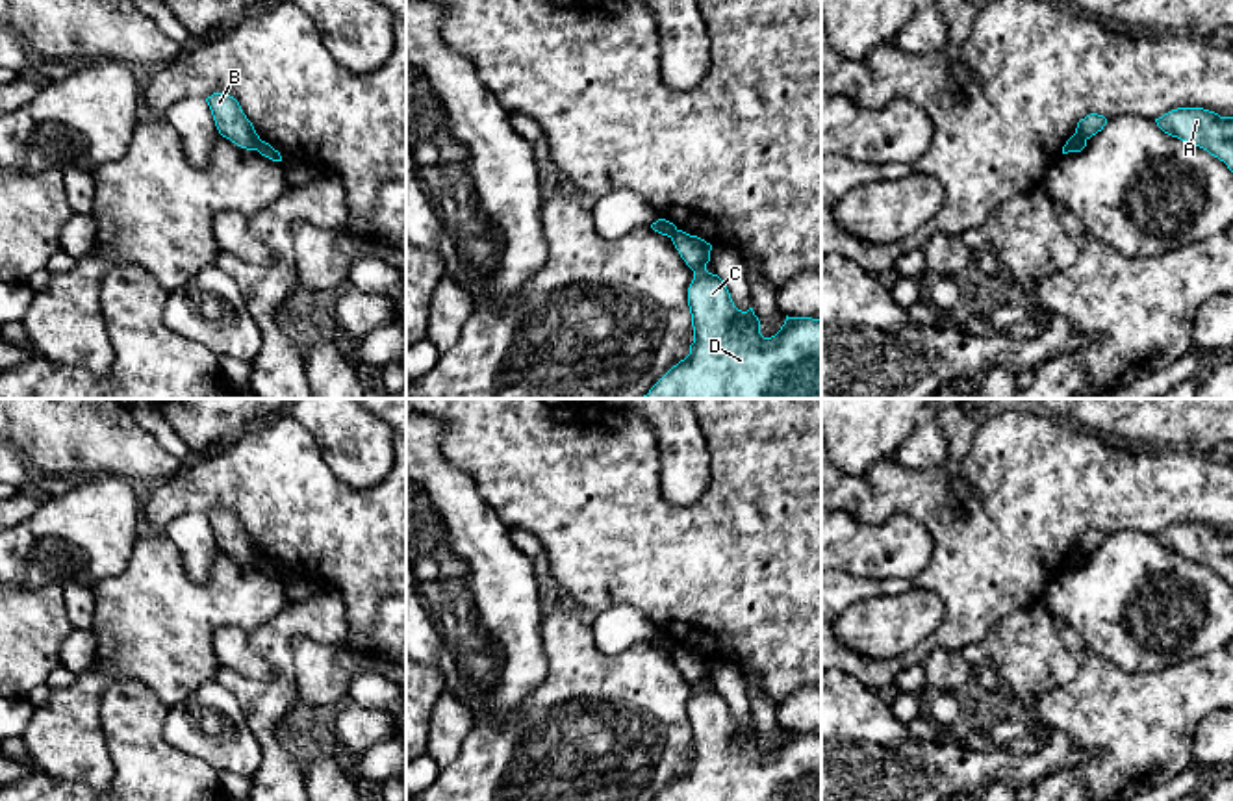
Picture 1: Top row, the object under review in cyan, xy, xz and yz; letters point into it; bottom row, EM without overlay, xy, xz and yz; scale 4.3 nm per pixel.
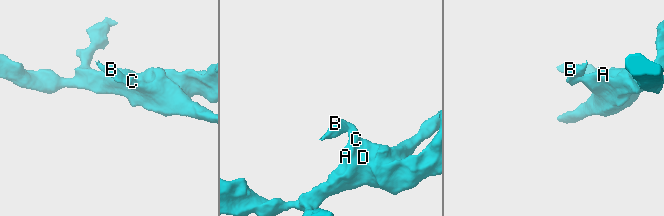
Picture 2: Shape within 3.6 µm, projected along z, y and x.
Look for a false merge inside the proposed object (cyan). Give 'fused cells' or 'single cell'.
fused cells

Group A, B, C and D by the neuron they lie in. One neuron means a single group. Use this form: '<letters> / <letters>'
A C D / B

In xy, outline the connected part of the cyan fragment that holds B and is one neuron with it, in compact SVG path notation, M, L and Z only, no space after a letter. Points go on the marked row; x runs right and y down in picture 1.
M213 93L206 98L206 102L222 137L241 148L258 150L261 139L234 96L226 93Z

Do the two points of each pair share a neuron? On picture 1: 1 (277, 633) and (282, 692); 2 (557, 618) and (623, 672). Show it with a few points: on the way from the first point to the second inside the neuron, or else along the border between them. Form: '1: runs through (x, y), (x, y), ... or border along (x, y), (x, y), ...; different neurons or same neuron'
1: runs through (279, 648), (282, 677); same neuron
2: runs through (570, 636), (605, 672); same neuron

